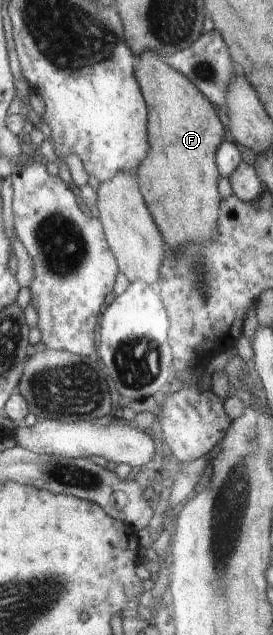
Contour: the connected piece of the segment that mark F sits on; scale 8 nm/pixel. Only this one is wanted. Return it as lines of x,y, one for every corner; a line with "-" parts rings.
143,51
137,56
135,80
149,108
151,150
139,164
139,190
169,246
204,243
216,235
220,196
217,192
215,150
225,138
225,128
215,106
181,72
167,66
157,54

